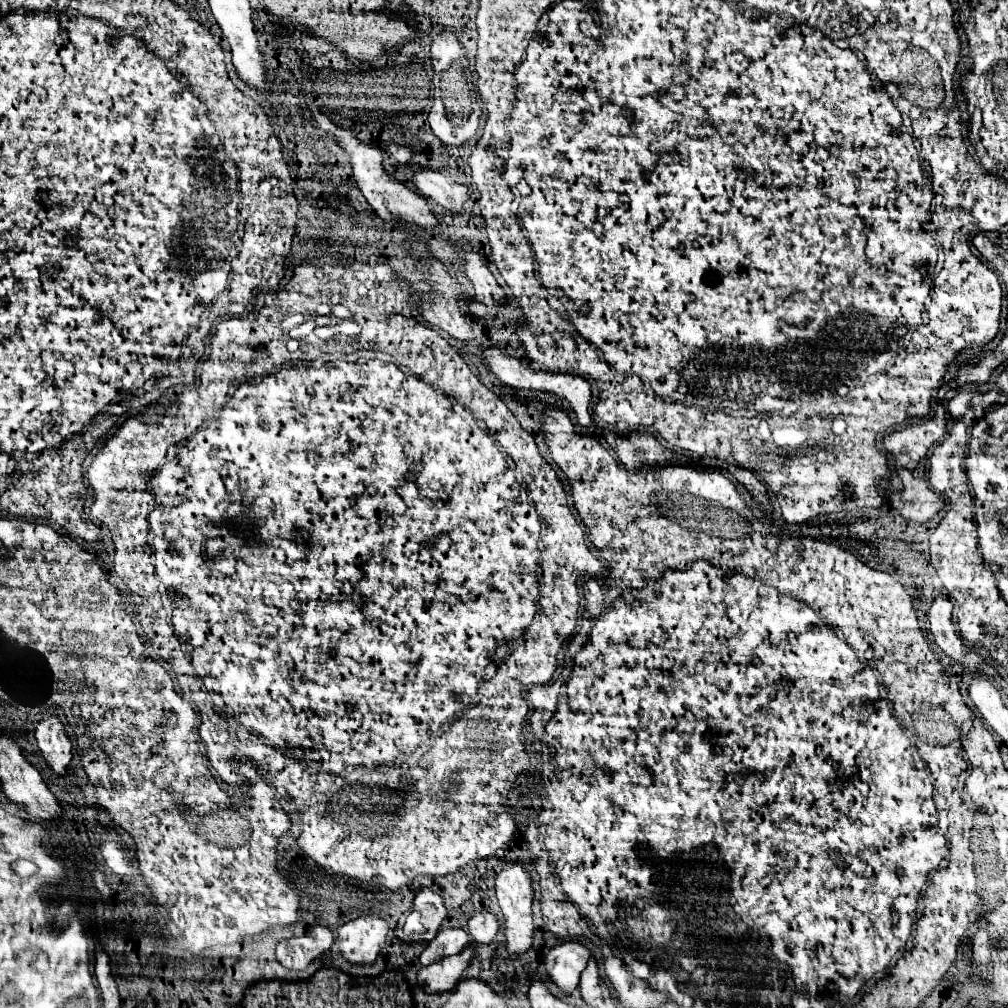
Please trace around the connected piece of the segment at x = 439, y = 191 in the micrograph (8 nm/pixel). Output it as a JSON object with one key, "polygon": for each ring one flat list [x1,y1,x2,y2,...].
{"polygon":[[420,169,414,175,414,185,418,187,418,193,428,197,432,203,442,205,444,209,458,213,464,203,470,199,468,187,452,181,448,175,430,171,430,169]]}

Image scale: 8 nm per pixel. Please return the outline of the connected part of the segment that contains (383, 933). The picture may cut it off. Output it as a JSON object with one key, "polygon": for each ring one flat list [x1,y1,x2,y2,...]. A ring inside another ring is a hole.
{"polygon":[[362,913,358,919,352,919,352,921,348,921,348,923,338,927,338,933,336,933,338,949,340,949,340,953,342,953,342,957,346,961,352,961,352,963,372,963,380,955,380,951,384,949,388,931,390,931,390,925,388,925,388,921,382,915]]}

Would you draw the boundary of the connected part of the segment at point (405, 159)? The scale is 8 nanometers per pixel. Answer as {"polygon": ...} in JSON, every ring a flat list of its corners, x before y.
{"polygon":[[390,143,390,145,386,147,386,151,388,151,388,155,390,155,398,165,408,165,408,163,412,161,412,151,410,151,408,147,400,147,400,145,396,145,396,143]]}

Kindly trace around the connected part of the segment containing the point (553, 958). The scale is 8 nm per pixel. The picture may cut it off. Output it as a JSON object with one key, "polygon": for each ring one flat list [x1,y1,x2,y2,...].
{"polygon":[[564,941,554,945,546,953,546,971,550,979,564,991,570,993,578,985,580,973,590,959,590,951,580,941]]}

